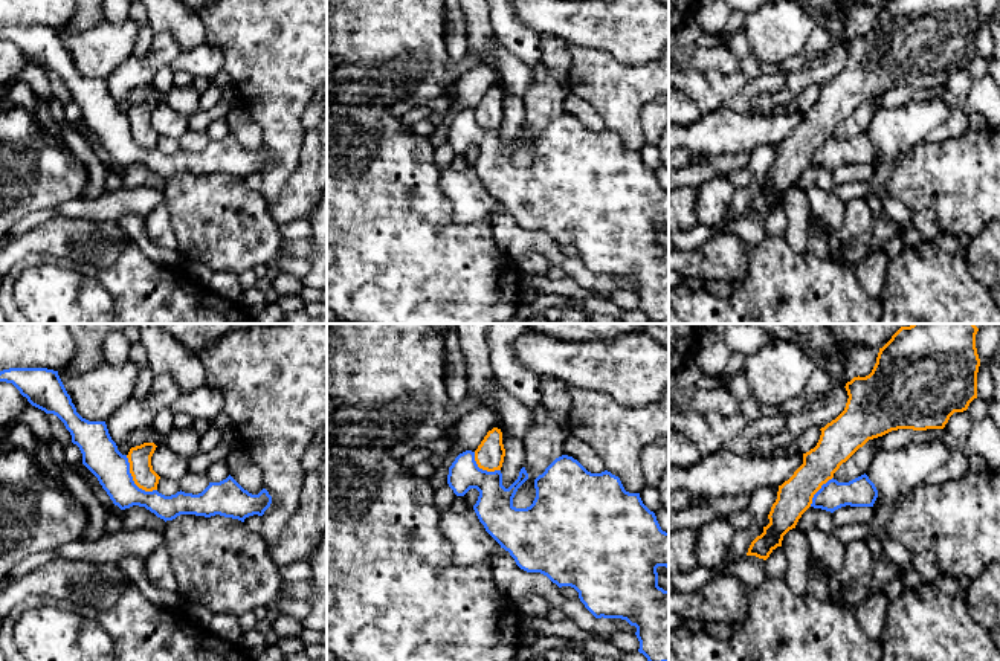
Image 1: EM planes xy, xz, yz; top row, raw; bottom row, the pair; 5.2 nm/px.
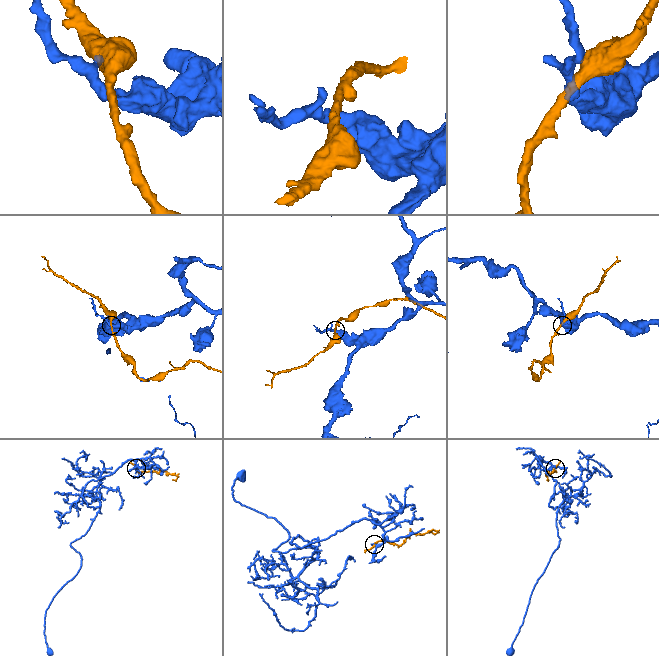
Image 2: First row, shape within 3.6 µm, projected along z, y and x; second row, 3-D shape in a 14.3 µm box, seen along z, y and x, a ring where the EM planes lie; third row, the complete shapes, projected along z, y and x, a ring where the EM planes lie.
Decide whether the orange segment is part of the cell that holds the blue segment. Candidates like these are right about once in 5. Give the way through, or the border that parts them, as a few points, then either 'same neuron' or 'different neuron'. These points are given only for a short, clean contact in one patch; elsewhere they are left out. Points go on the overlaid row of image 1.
along xy (125, 455), (132, 480), (145, 490), (156, 490) | different neuron

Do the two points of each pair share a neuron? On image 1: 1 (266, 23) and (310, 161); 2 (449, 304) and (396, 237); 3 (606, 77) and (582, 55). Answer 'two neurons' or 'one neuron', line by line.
1: two neurons
2: one neuron
3: one neuron

